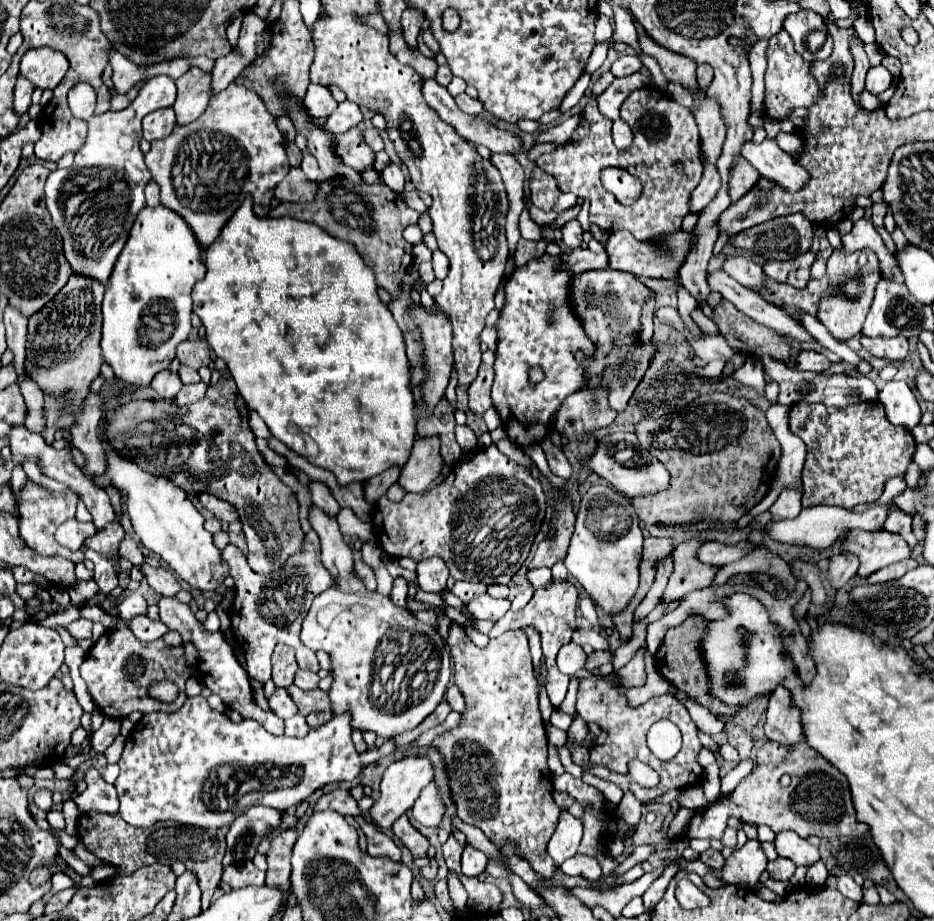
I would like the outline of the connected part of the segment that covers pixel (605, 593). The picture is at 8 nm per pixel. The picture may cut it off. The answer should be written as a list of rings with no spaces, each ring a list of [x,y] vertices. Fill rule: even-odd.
[[[591,486],[579,504],[575,532],[571,536],[565,566],[569,574],[595,600],[595,604],[599,604],[609,616],[623,610],[639,586],[641,548],[643,534],[631,500],[619,494],[613,486]]]

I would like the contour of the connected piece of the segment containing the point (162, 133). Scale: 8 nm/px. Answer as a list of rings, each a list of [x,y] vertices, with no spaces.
[[[173,108],[155,110],[155,112],[151,112],[149,116],[143,118],[143,138],[147,142],[167,138],[173,128],[175,128],[175,112],[173,112]]]

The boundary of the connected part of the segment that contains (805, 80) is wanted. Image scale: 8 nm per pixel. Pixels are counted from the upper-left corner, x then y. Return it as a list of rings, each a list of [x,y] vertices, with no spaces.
[[[781,30],[769,40],[767,48],[767,72],[765,72],[765,98],[763,98],[763,112],[765,116],[773,120],[783,120],[789,116],[789,112],[797,106],[809,108],[815,104],[815,100],[823,98],[823,88],[819,82],[811,78],[811,64],[803,60],[803,56],[793,48],[791,36]]]

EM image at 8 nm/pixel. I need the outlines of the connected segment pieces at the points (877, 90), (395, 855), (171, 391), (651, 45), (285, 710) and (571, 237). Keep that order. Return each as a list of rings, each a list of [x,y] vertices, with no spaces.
[[[875,66],[869,68],[867,72],[867,92],[879,96],[881,92],[885,92],[893,82],[893,76],[889,74],[889,70],[885,66]]]
[[[355,818],[359,824],[361,824],[361,828],[363,828],[363,832],[365,832],[365,836],[367,836],[367,842],[369,842],[369,848],[367,848],[367,854],[369,856],[385,856],[385,858],[391,858],[391,860],[395,860],[395,862],[399,862],[401,860],[401,850],[395,846],[395,842],[385,834],[385,832],[379,832],[375,826],[369,826],[363,818]]]
[[[163,370],[159,372],[153,382],[151,382],[151,388],[165,400],[175,400],[177,392],[181,390],[181,382],[179,382],[179,374],[177,372],[171,372],[171,370]]]
[[[637,26],[637,34],[639,34],[641,54],[655,58],[669,82],[679,82],[683,88],[695,90],[697,62],[693,58],[675,54],[671,50],[663,50],[663,46],[659,46],[657,42],[651,42],[651,38],[647,38],[647,34],[643,34],[643,30],[639,30],[639,26]]]
[[[277,688],[269,696],[269,708],[271,708],[271,712],[275,712],[283,720],[287,720],[287,718],[291,718],[291,716],[295,716],[299,712],[297,706],[293,704],[293,700],[287,696],[287,692],[283,688]]]
[[[571,220],[567,222],[563,228],[561,228],[561,234],[563,234],[563,242],[569,246],[569,248],[575,248],[583,242],[583,230],[581,230],[581,224],[577,220]]]

